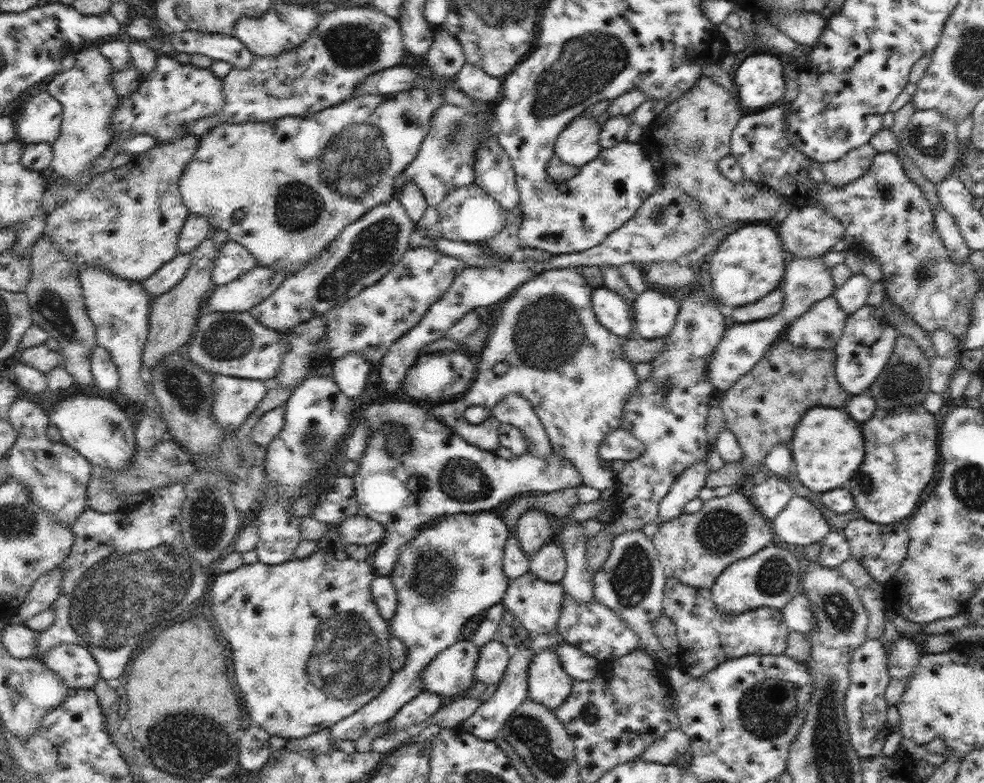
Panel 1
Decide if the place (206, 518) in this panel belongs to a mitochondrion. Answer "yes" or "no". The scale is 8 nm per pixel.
yes

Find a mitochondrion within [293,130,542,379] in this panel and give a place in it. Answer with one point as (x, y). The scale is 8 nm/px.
(375, 245)

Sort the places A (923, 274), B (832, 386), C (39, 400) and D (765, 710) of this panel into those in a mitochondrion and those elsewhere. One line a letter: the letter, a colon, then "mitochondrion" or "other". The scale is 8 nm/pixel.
A: mitochondrion
B: other
C: other
D: mitochondrion

